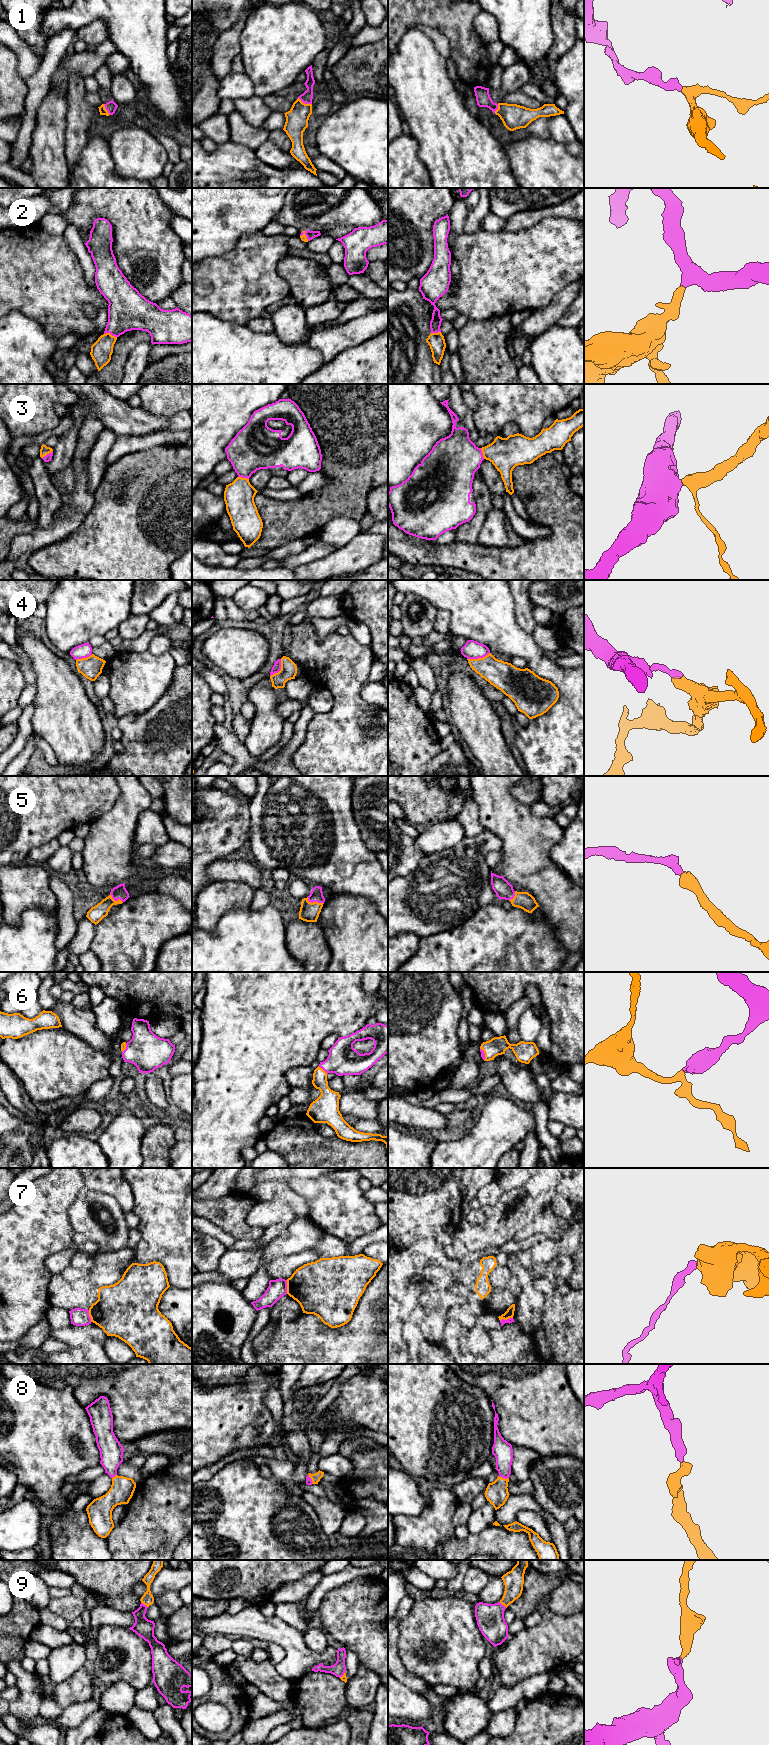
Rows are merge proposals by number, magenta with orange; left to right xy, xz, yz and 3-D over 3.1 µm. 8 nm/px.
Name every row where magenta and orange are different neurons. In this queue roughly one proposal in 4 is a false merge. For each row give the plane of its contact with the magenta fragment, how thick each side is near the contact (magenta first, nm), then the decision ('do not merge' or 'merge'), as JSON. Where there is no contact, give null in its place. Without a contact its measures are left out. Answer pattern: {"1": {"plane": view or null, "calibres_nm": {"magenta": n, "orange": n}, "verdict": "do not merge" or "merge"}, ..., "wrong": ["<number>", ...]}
{"1": {"plane": "xz", "calibres_nm": {"magenta": 90, "orange": 180}, "verdict": "merge"}, "2": {"plane": "xy", "calibres_nm": {"magenta": 320, "orange": 170}, "verdict": "merge"}, "3": {"plane": "xy", "calibres_nm": {"magenta": 60, "orange": 70}, "verdict": "merge"}, "4": {"plane": "yz", "calibres_nm": {"magenta": 150, "orange": 220}, "verdict": "do not merge"}, "5": {"plane": "xz", "calibres_nm": {"magenta": 110, "orange": 160}, "verdict": "merge"}, "6": {"plane": "xz", "calibres_nm": {"magenta": 240, "orange": 160}, "verdict": "merge"}, "7": {"plane": "xz", "calibres_nm": {"magenta": 150, "orange": 400}, "verdict": "do not merge"}, "8": {"plane": "yz", "calibres_nm": {"magenta": 160, "orange": 180}, "verdict": "merge"}, "9": {"plane": "xy", "calibres_nm": {"magenta": 150, "orange": 100}, "verdict": "merge"}, "wrong": ["4", "7"]}

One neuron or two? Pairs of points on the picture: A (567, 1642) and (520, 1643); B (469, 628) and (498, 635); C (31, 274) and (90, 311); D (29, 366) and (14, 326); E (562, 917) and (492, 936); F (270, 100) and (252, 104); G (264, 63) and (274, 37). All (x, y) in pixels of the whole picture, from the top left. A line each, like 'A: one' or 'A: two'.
A: one
B: one
C: two
D: one
E: two
F: two
G: one

